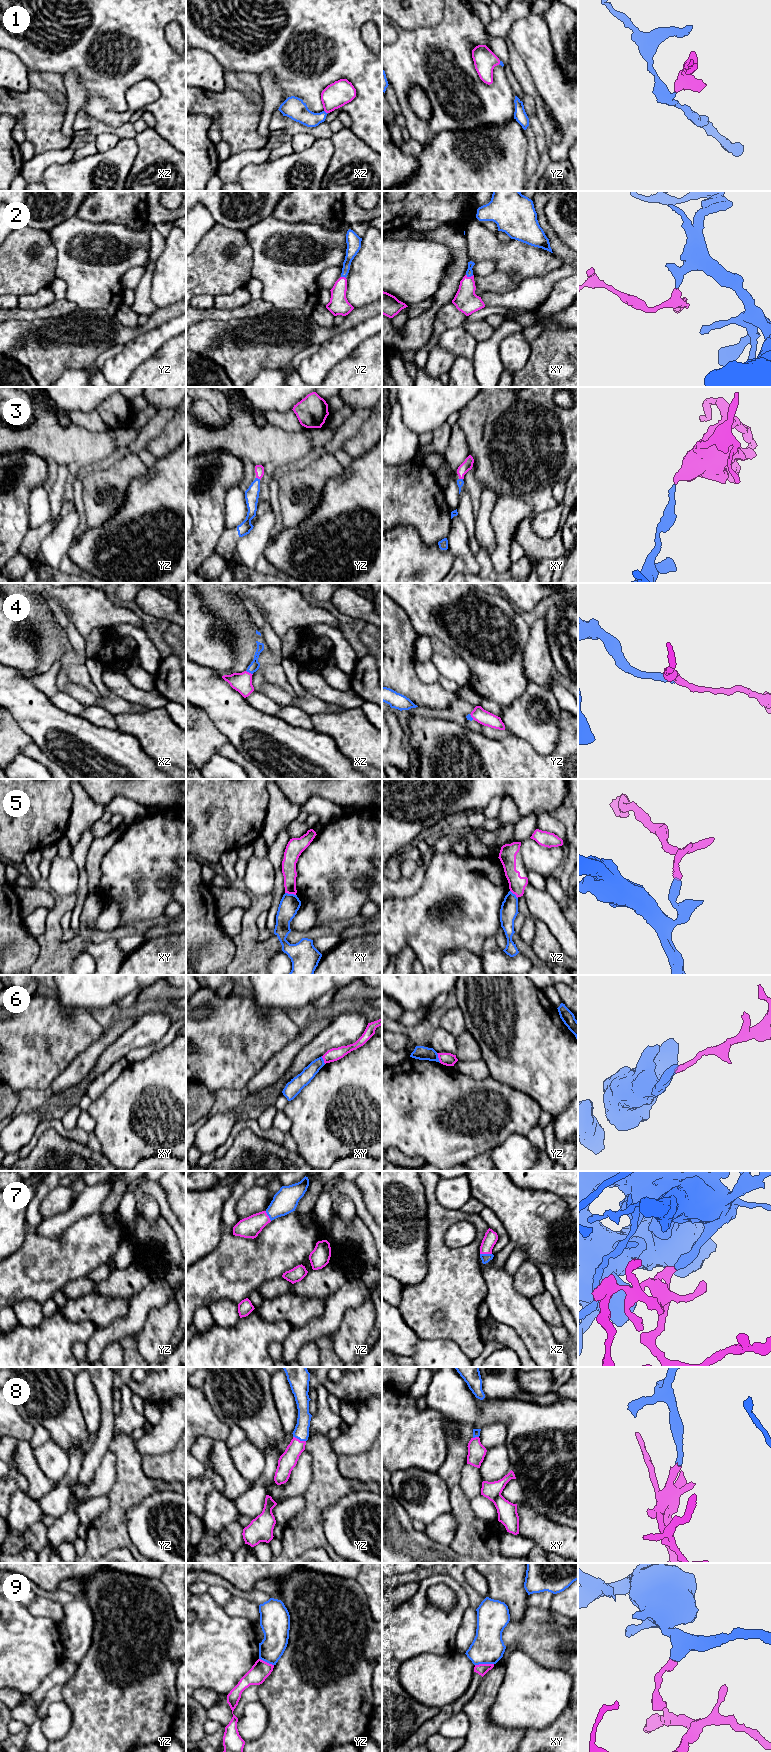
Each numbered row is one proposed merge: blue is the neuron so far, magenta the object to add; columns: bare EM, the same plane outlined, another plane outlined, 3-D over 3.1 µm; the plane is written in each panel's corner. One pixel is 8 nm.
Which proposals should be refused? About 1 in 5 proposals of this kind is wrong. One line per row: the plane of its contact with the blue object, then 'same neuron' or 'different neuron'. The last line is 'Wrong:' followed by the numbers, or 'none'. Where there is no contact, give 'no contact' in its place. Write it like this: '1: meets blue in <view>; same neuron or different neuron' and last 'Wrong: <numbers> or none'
1: meets blue in xz; same neuron
2: meets blue in xy; same neuron
3: meets blue in yz; same neuron
4: meets blue in xz; same neuron
5: meets blue in xy; different neuron
6: meets blue in yz; different neuron
7: meets blue in xz; same neuron
8: meets blue in yz; same neuron
9: meets blue in xy; different neuron
Wrong: 5, 6, 9

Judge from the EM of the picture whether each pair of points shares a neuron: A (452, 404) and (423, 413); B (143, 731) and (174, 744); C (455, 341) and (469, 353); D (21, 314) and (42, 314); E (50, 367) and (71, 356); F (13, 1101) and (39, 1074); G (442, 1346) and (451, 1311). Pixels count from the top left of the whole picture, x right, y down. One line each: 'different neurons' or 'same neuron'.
A: same neuron
B: same neuron
C: same neuron
D: same neuron
E: same neuron
F: different neurons
G: different neurons

